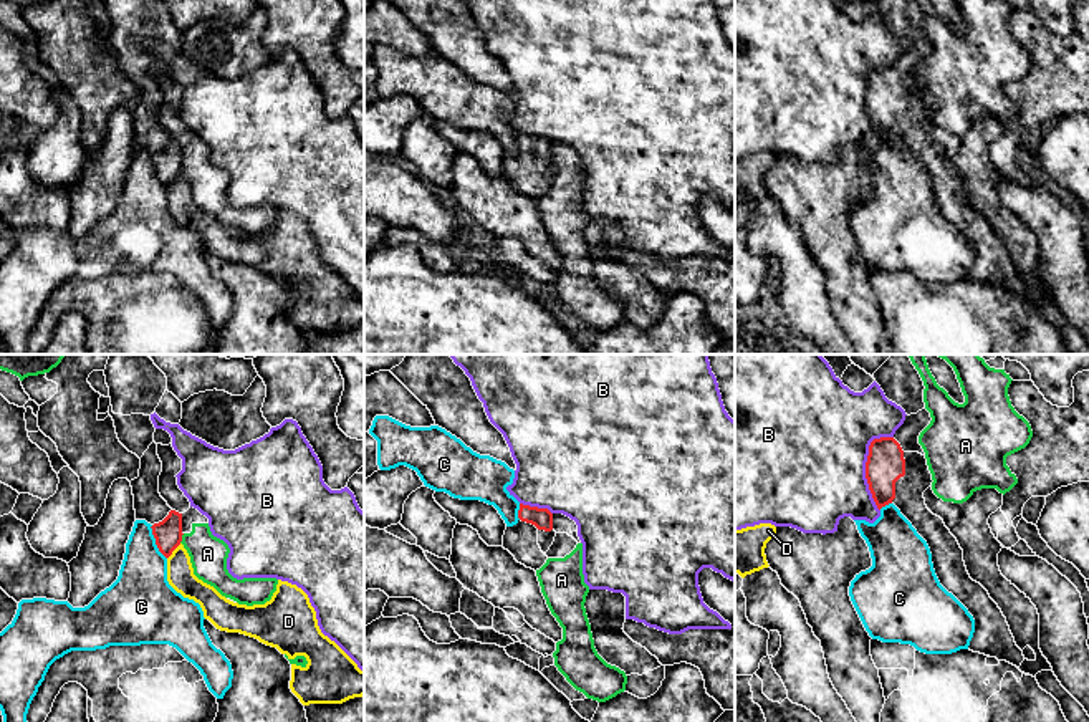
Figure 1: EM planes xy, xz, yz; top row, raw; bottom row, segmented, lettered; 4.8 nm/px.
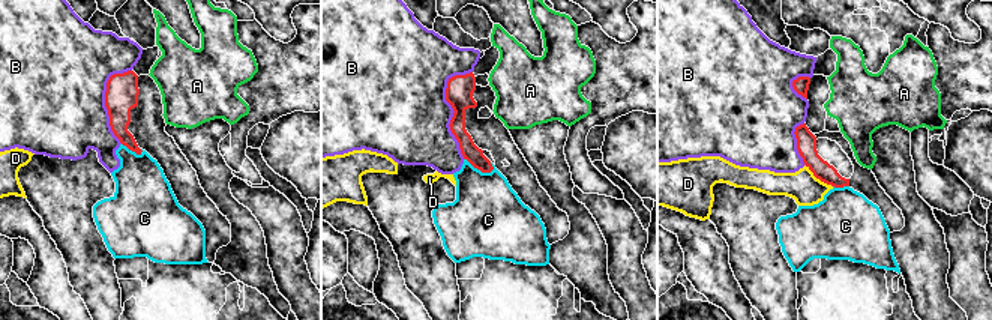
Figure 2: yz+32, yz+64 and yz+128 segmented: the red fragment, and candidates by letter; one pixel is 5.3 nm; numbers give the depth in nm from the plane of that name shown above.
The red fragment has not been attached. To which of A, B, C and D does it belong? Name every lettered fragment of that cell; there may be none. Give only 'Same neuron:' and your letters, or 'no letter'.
Same neuron: no letter

